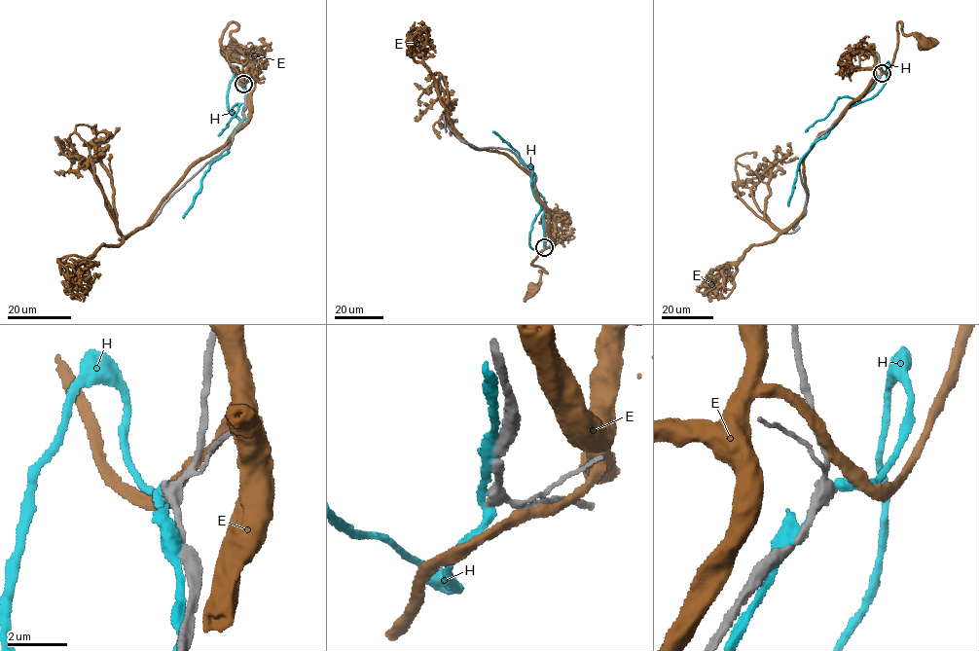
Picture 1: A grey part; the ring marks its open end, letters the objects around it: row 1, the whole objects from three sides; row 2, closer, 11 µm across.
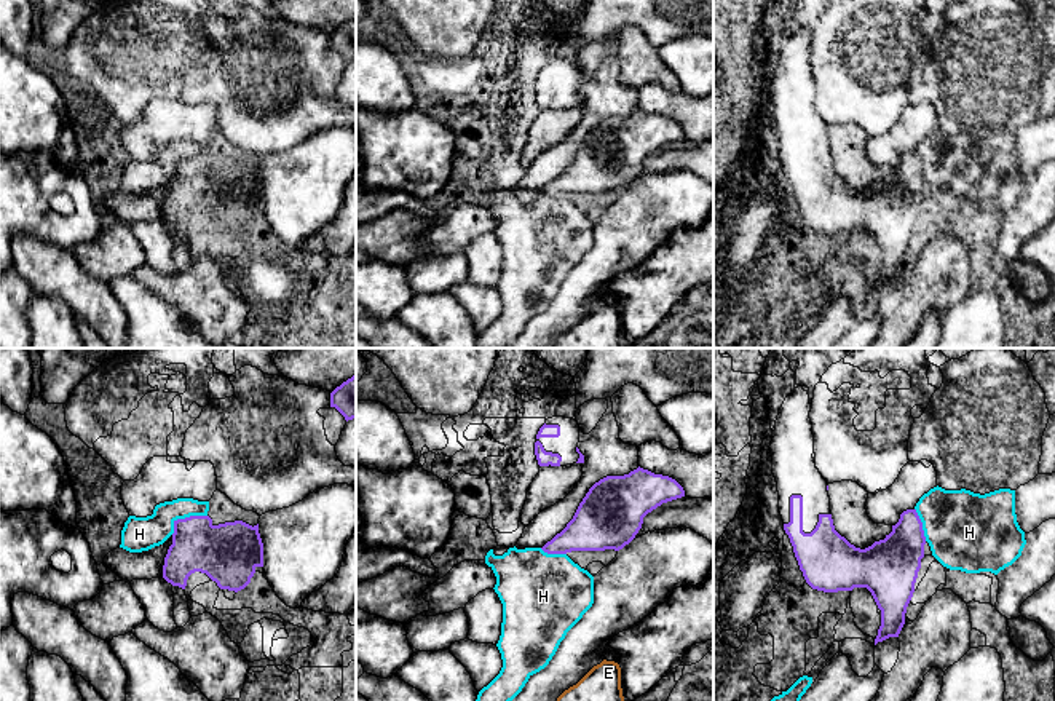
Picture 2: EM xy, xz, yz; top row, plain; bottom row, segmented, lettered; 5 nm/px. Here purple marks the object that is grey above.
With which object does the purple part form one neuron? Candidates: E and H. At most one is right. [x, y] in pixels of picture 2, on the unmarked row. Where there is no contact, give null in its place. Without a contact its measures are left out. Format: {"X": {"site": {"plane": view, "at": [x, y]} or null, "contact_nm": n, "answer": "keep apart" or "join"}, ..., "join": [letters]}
{"E": {"site": null, "answer": "keep apart"}, "H": {"site": {"plane": "xy", "at": [185, 160]}, "contact_nm": 200, "answer": "keep apart"}, "join": []}

